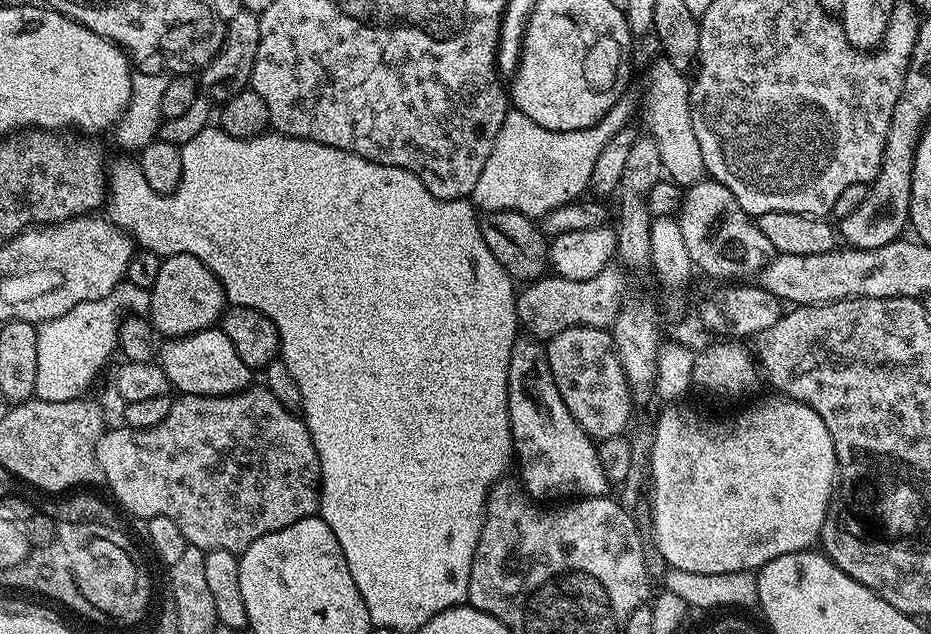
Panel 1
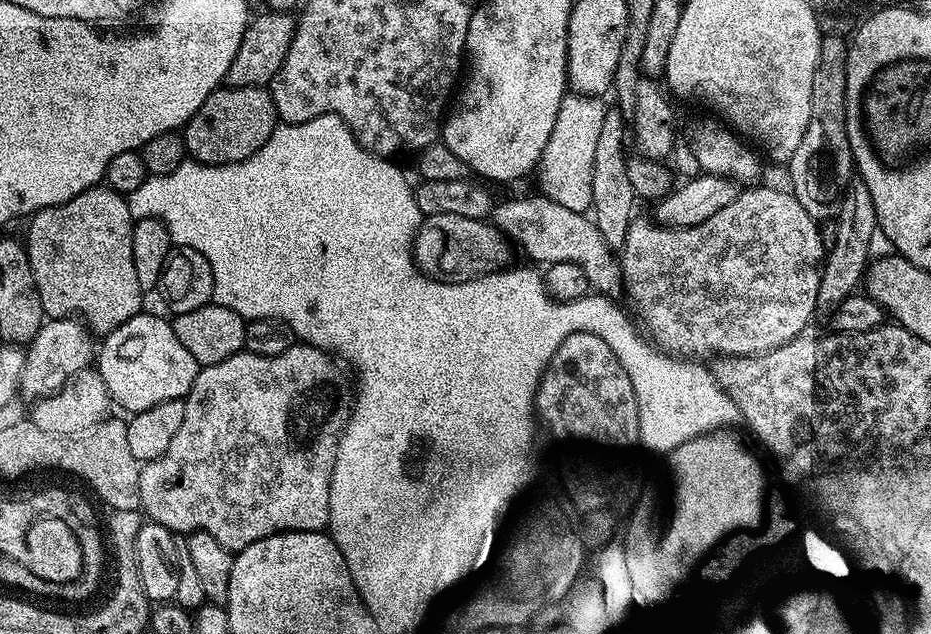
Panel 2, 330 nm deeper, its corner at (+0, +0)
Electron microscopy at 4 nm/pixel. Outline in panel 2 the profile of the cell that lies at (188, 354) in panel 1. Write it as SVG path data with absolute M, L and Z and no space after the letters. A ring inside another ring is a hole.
M148 310L130 318L118 326L109 336L103 337L98 348L98 371L102 382L106 382L108 399L113 405L125 408L128 414L150 410L158 402L183 400L188 395L201 365L194 362L190 350L178 342L171 323L160 316L151 316Z

